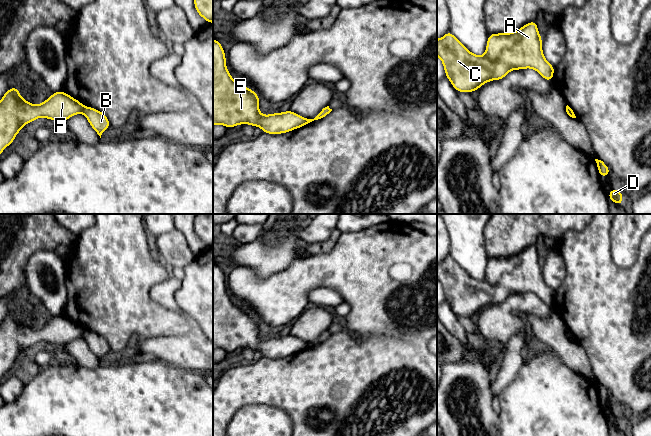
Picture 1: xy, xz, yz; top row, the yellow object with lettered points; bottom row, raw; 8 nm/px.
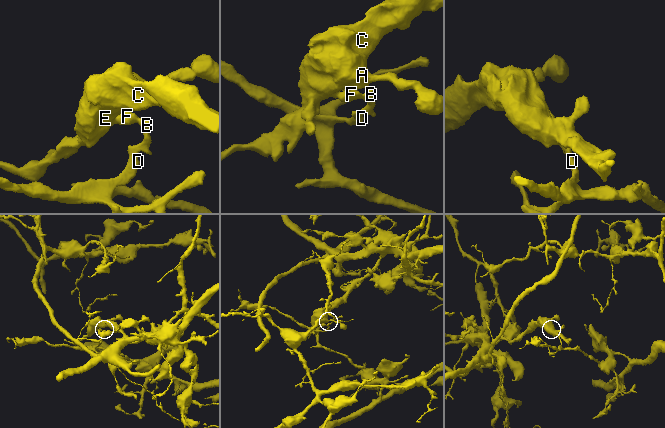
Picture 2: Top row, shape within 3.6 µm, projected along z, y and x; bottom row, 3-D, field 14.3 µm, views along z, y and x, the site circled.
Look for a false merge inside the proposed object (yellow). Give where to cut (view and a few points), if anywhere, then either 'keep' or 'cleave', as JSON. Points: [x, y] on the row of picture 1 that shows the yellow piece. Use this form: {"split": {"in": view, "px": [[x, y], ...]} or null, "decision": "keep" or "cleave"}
{"split": {"in": "xy", "px": [[84, 106], [82, 111]]}, "decision": "cleave"}

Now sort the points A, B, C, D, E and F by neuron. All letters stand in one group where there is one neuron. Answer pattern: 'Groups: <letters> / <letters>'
Groups: A C E F / B D

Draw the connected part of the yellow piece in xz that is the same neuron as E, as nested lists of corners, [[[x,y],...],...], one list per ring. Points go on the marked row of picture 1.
[[[213,39],[213,126],[222,124],[226,128],[233,128],[239,124],[259,126],[262,132],[271,135],[287,133],[307,125],[307,119],[287,110],[284,113],[262,115],[259,112],[260,97],[250,88],[237,83],[226,67],[224,48],[217,39]]]

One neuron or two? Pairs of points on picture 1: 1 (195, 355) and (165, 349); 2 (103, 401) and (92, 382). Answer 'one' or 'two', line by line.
1: one
2: one

